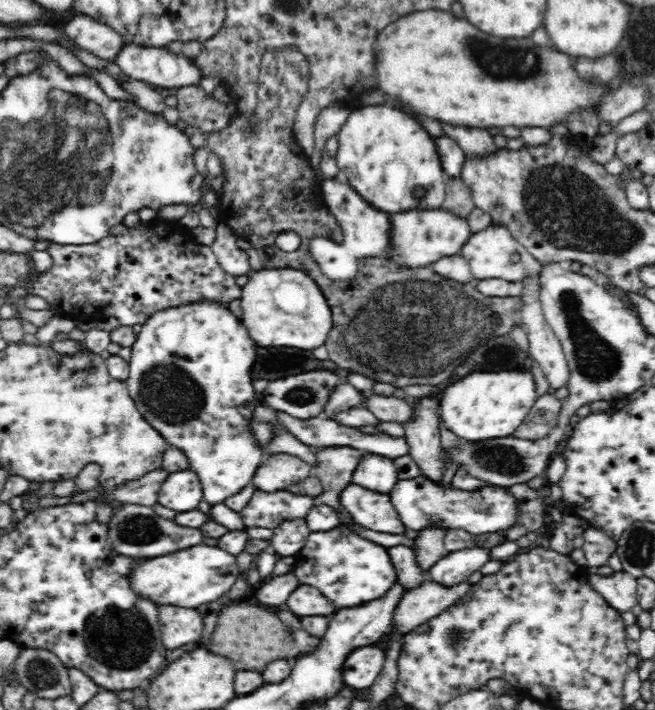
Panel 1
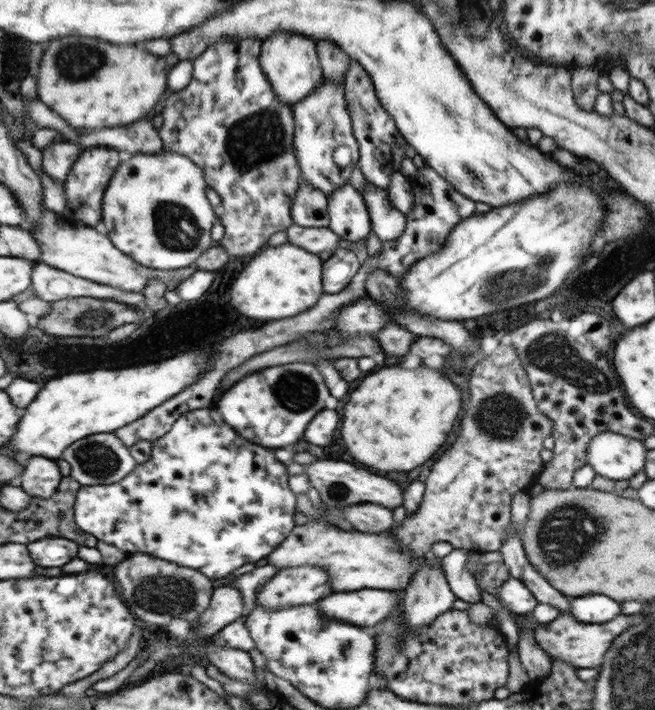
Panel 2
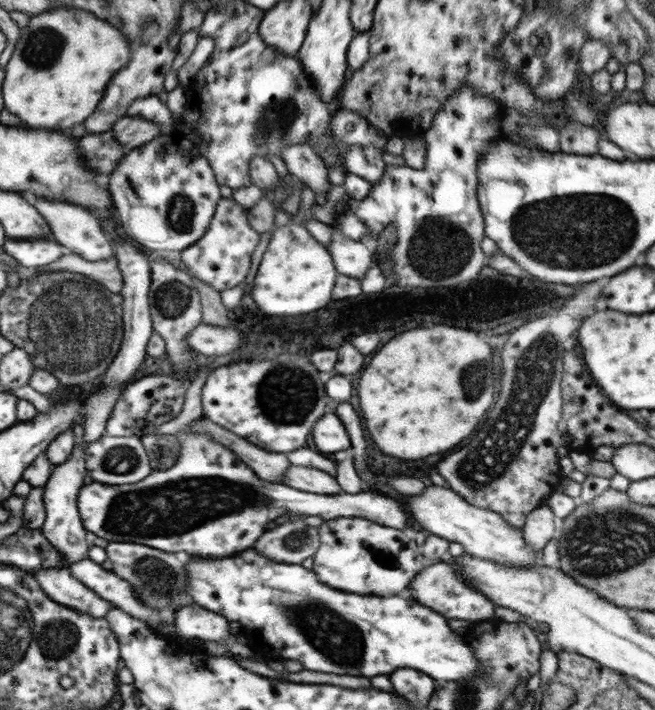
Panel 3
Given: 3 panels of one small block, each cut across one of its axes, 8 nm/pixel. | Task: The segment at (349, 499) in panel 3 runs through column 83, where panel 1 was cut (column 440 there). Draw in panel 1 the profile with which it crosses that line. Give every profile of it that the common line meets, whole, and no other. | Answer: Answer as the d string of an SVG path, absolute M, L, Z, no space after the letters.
M418 476L412 480L399 480L389 496L402 522L408 528L414 528L417 531L442 523L446 528L451 527L452 531L484 534L508 529L517 520L514 497L504 487L497 485L495 488L484 488L478 492L463 492L451 489L449 486L441 488L424 476Z

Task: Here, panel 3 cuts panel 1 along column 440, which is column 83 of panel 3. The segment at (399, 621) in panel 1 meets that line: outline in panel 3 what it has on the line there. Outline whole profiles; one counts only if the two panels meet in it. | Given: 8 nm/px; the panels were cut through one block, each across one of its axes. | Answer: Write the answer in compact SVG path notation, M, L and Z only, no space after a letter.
M67 568L39 570L34 572L34 576L49 597L77 609L80 613L101 618L106 617L113 607L112 603L97 595L91 588L85 587L77 578L73 578Z

